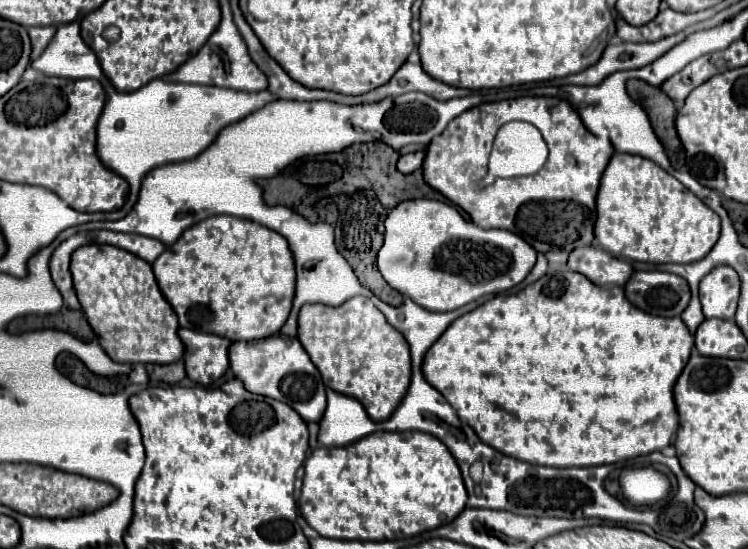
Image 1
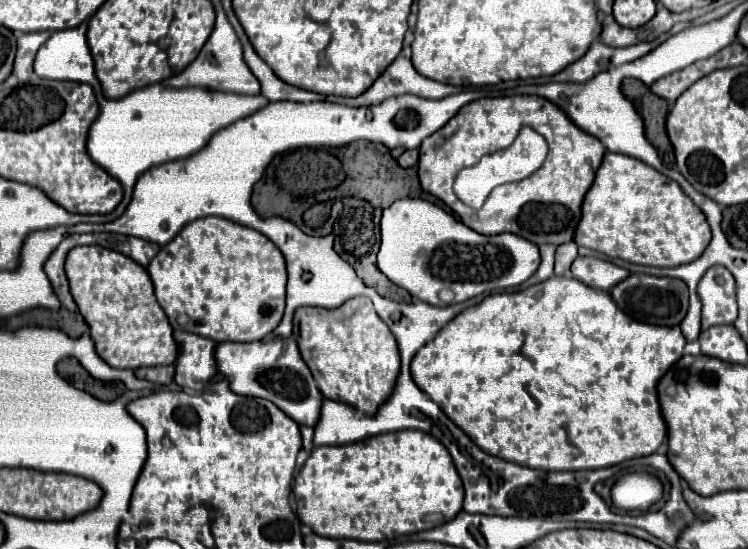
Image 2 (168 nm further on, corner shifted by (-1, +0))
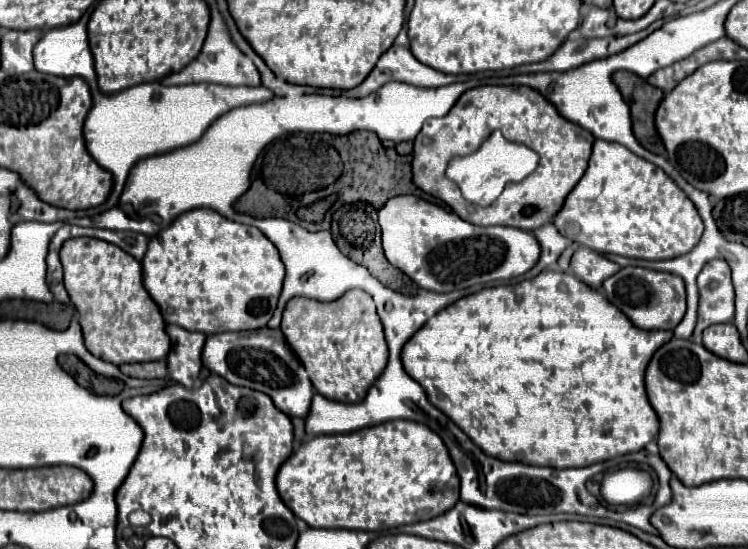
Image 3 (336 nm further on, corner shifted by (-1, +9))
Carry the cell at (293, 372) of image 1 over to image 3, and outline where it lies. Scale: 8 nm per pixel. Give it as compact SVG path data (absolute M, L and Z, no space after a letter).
M257 330L257 332L219 332L207 336L203 348L203 364L227 378L227 382L235 386L245 386L251 390L265 392L271 396L275 406L289 416L305 418L311 408L311 398L315 394L313 384L307 376L307 370L299 362L299 358L289 348L281 330Z

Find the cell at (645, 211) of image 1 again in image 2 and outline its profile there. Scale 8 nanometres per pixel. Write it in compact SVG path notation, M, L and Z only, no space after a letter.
M605 153L581 211L575 243L635 265L685 265L699 257L711 241L705 215L673 179L621 153Z

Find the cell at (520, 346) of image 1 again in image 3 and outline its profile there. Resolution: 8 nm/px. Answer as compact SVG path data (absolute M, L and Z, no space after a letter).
M543 270L539 276L531 280L523 280L519 284L505 284L485 288L477 294L465 296L439 314L435 314L403 348L401 360L405 372L423 386L431 404L443 410L485 454L495 458L503 458L509 462L523 462L533 466L551 466L551 468L575 468L575 466L589 466L597 464L615 456L631 454L643 450L651 440L657 438L659 420L649 404L645 392L645 368L649 358L663 346L667 340L673 338L671 330L641 330L637 328L617 306L607 302L605 294L599 290L589 288L585 282L575 278L573 274L561 270Z

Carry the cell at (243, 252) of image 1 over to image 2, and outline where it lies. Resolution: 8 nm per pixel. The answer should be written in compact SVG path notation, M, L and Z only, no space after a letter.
M203 217L191 221L171 243L161 247L149 263L147 273L153 281L157 303L167 313L171 327L213 339L215 343L261 341L265 335L273 333L283 317L287 271L281 251L259 231L235 225L223 217Z

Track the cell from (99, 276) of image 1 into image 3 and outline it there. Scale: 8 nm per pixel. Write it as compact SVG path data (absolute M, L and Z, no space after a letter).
M95 238L63 242L61 264L65 288L81 314L87 350L111 364L163 360L169 354L169 336L159 306L143 286L143 268L131 254L115 244Z

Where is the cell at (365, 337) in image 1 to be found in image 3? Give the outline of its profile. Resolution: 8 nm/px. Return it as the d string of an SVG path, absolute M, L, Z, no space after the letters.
M349 290L333 302L291 298L283 312L281 330L303 362L315 390L337 402L363 402L367 390L383 374L389 348L373 298L363 290Z

